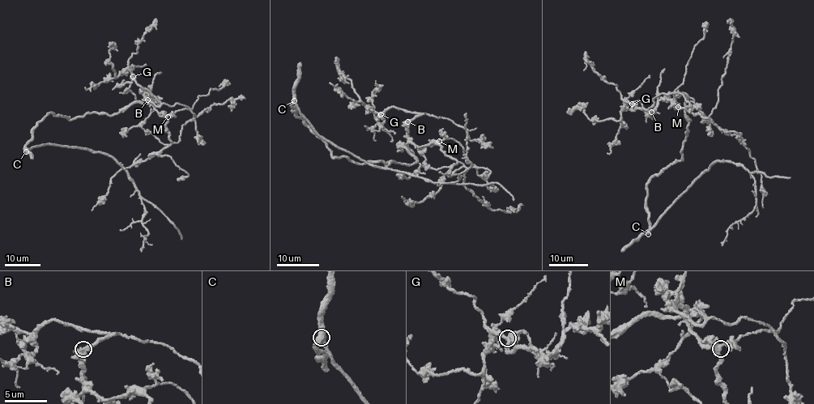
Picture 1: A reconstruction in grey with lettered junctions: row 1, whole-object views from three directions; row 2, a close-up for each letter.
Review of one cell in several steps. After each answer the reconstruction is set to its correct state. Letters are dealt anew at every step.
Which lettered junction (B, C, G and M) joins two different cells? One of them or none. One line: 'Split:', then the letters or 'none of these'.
Split: none of these

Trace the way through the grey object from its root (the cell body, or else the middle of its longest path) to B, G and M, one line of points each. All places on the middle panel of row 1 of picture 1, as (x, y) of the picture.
B: (313, 132), (321, 138), (333, 157), (364, 164), (376, 160), (411, 165), (416, 160), (406, 147), (407, 121)
G: (313, 132), (333, 157), (416, 162), (406, 134), (423, 113), (394, 107), (381, 114)
M: (313, 132), (333, 157), (364, 164), (376, 160), (411, 165), (416, 160), (406, 144), (421, 147), (439, 141)

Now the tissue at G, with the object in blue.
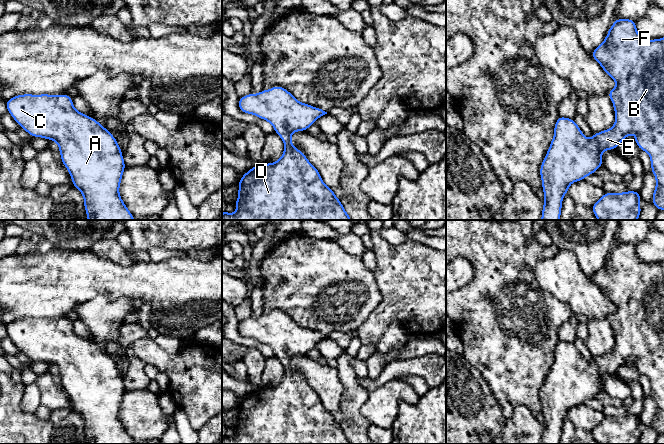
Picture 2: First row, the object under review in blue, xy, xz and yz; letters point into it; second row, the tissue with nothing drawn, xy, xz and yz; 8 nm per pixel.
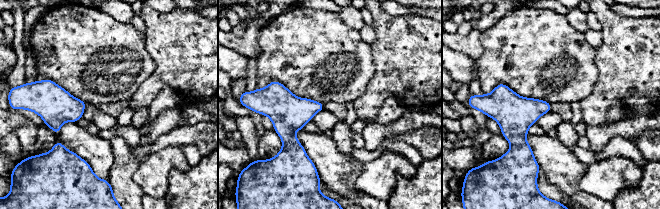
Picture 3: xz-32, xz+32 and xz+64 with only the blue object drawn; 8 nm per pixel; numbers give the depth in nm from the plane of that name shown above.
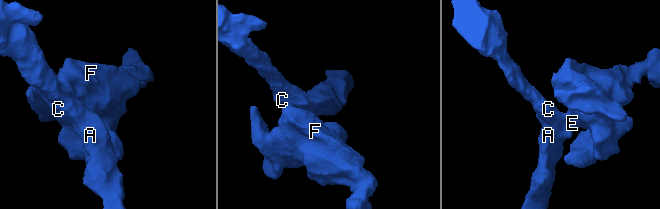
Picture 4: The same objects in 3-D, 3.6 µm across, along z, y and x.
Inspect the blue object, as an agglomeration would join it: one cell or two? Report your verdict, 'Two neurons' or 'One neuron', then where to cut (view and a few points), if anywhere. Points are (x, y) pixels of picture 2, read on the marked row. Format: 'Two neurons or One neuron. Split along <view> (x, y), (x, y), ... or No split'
One neuron. No split

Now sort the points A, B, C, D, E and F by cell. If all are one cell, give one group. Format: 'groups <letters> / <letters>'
groups A B C D E F

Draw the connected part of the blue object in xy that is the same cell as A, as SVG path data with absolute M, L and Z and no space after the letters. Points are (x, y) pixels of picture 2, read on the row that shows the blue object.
M23 94L5 101L7 112L32 137L54 140L73 186L84 197L88 220L135 220L119 194L126 166L117 140L97 120L77 111L66 94Z

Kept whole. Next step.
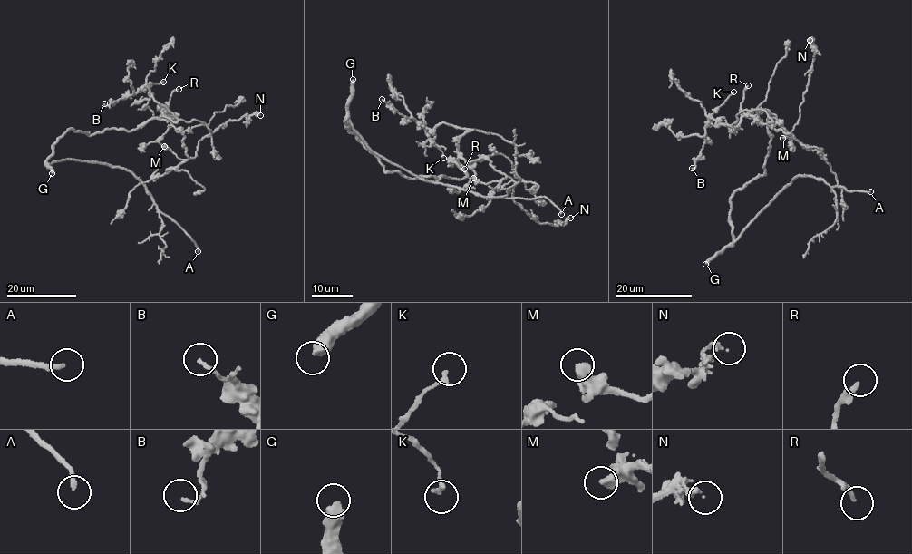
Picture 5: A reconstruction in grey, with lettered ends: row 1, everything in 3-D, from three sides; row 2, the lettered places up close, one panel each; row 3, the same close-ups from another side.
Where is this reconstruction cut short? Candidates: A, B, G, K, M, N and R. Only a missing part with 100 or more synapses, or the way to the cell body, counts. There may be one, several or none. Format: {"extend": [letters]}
{"extend": ["A", "G"]}

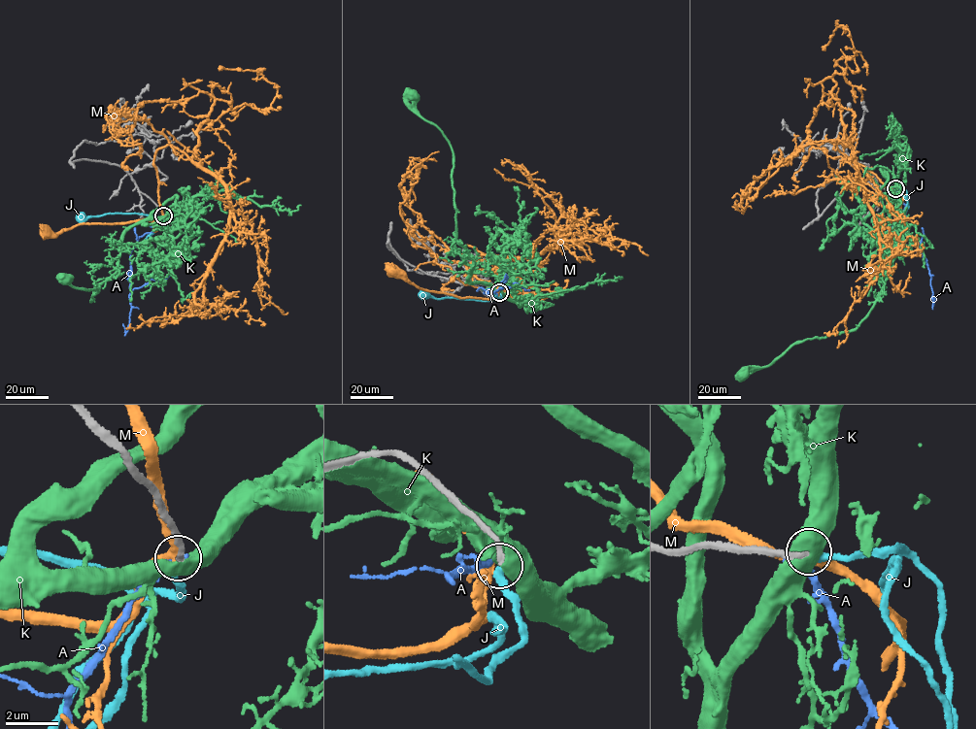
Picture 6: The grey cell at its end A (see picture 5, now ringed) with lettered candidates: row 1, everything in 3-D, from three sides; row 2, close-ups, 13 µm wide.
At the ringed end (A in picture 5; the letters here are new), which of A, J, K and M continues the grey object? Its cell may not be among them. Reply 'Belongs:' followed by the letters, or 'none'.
Belongs: J

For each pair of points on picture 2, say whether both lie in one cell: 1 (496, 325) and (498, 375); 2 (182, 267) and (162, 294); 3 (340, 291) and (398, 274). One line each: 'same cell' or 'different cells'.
1: same cell
2: same cell
3: different cells

